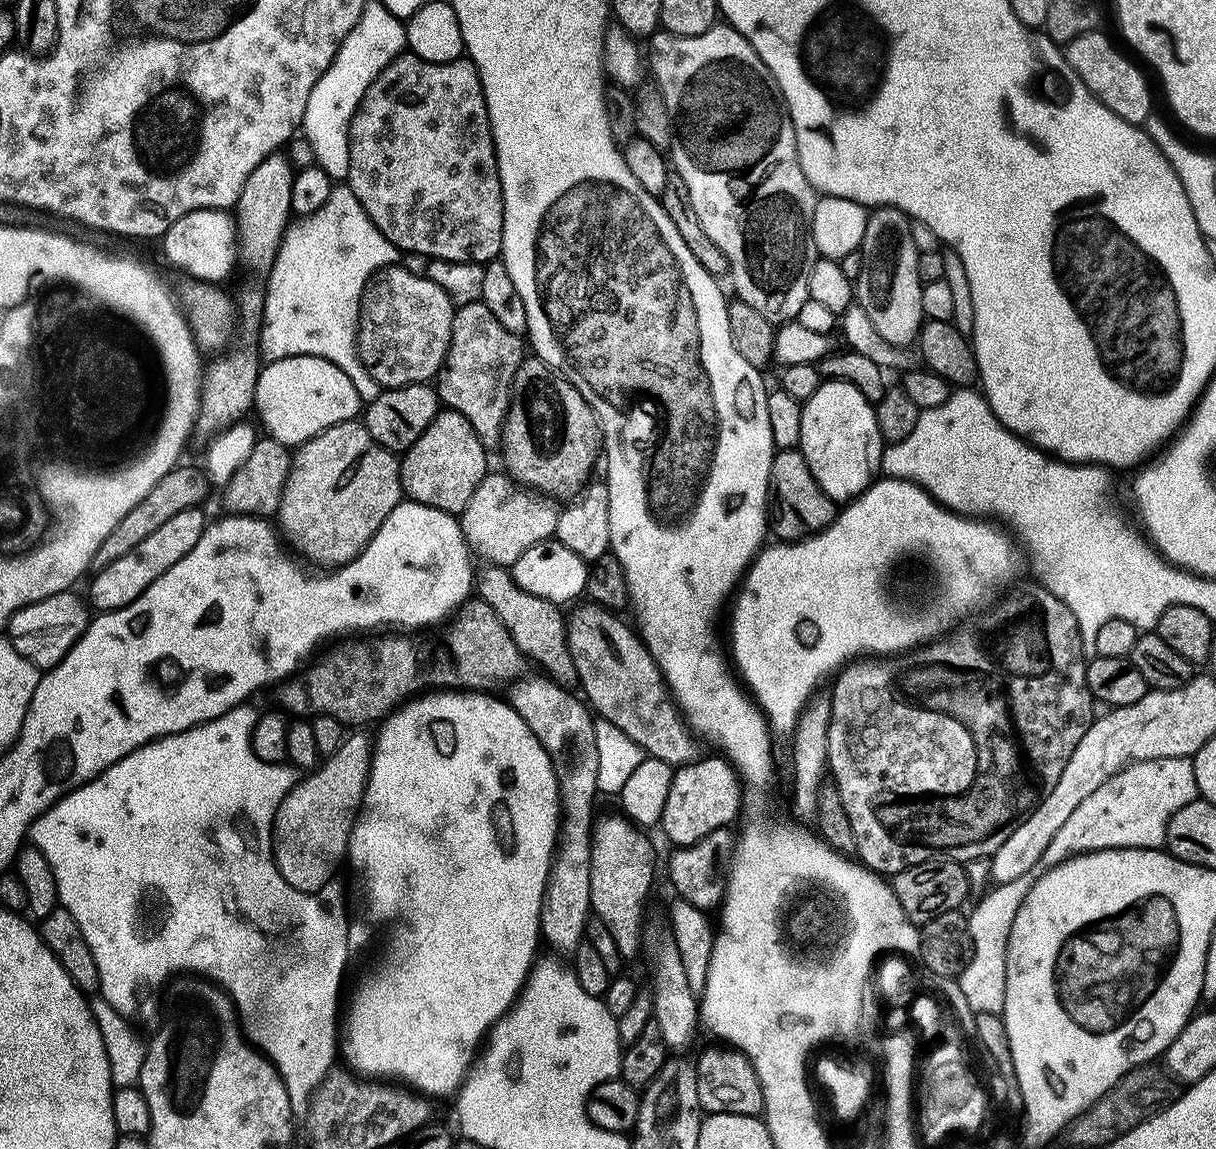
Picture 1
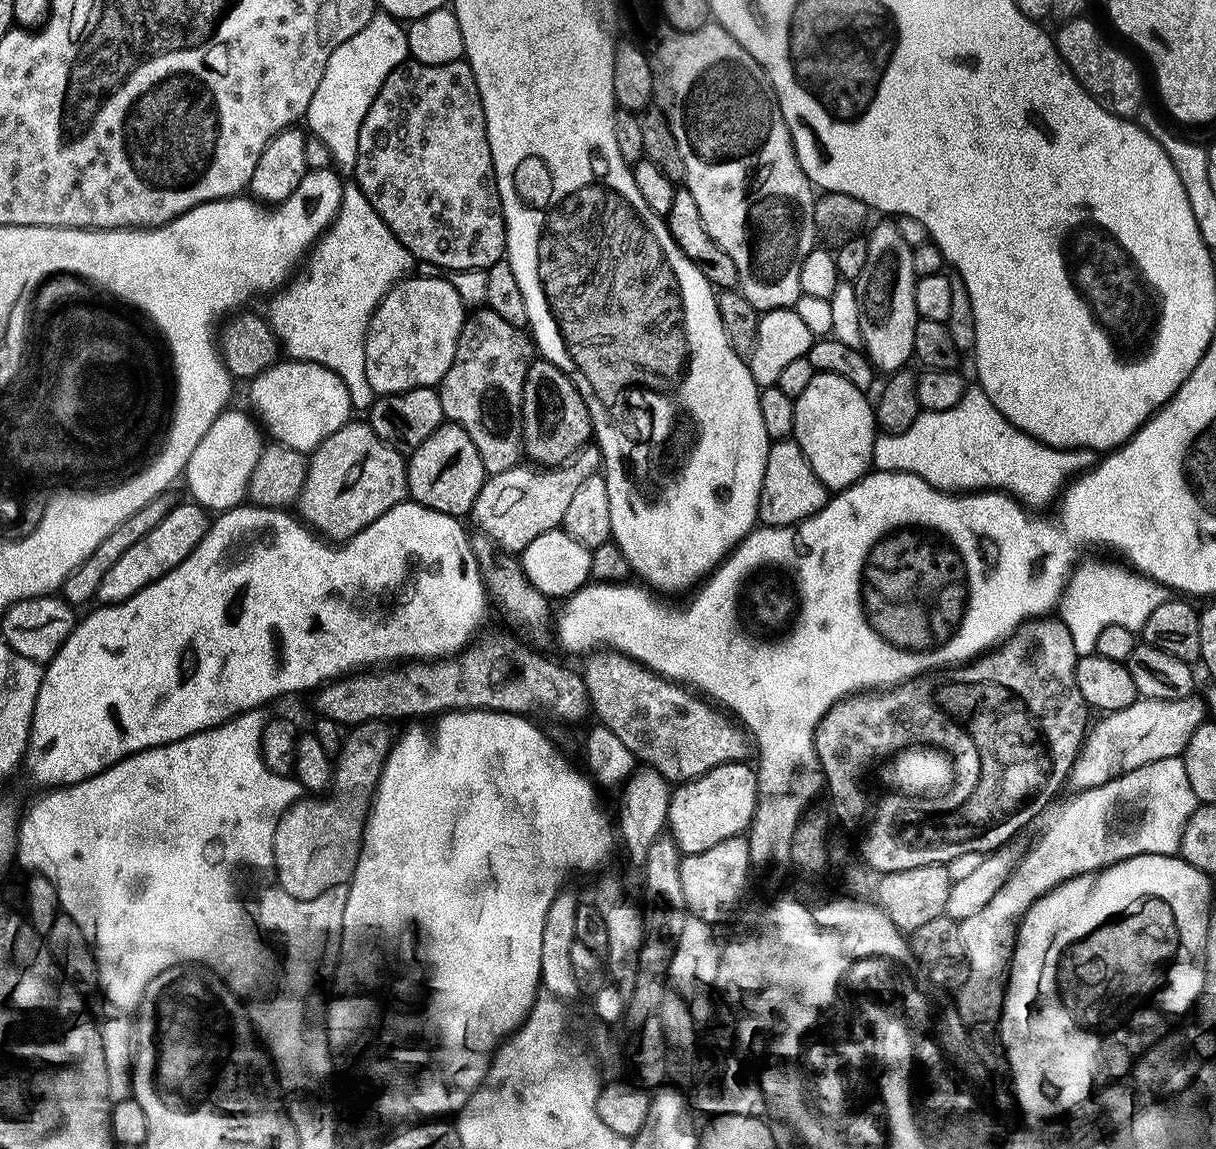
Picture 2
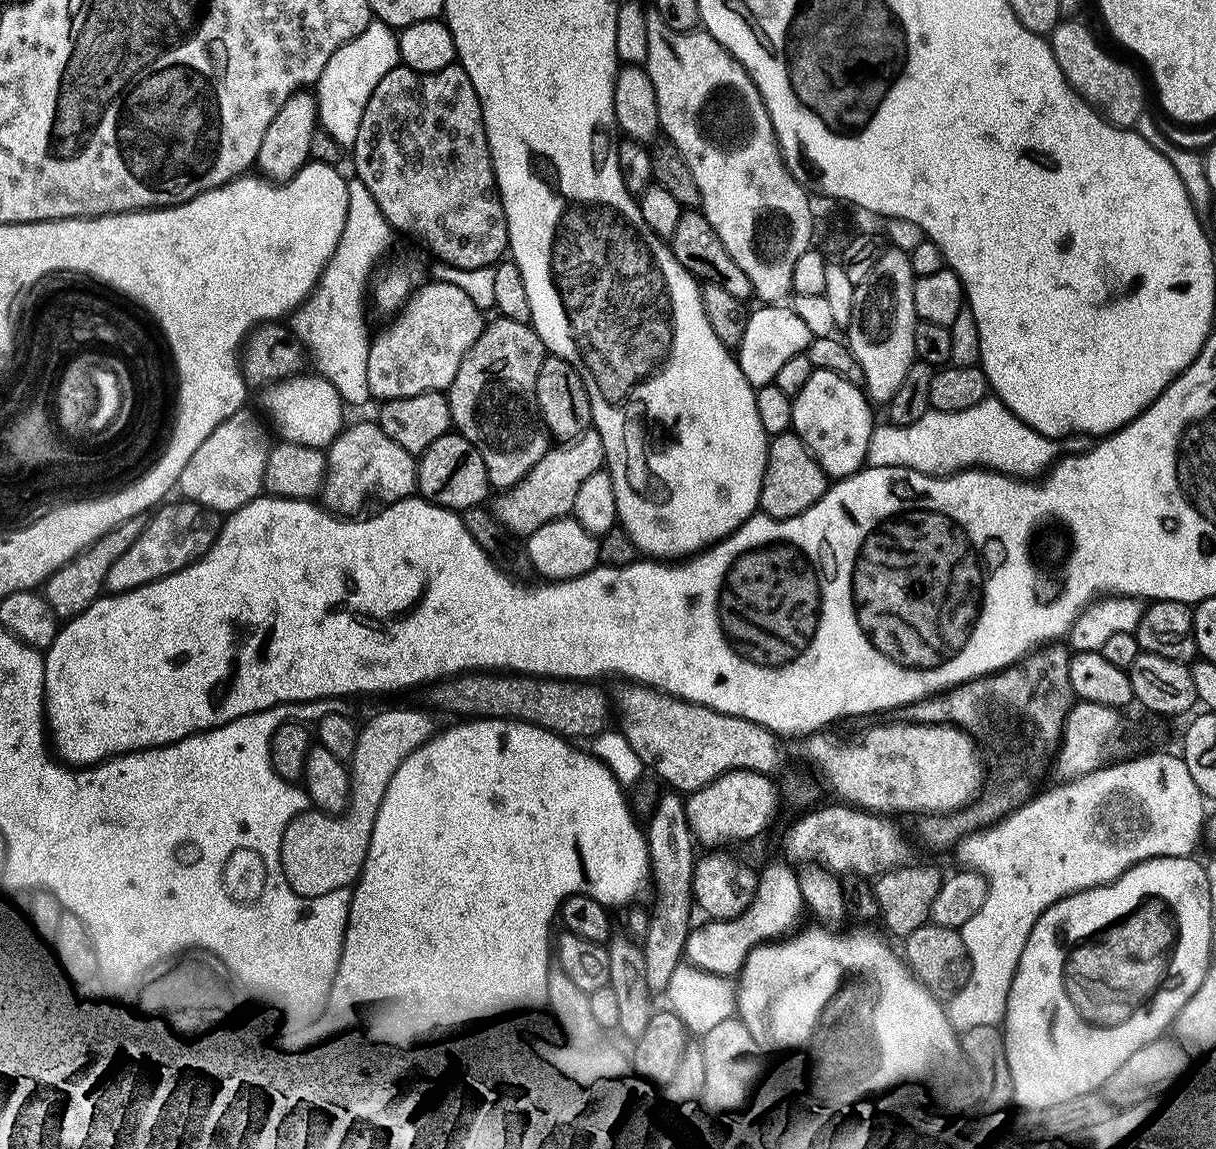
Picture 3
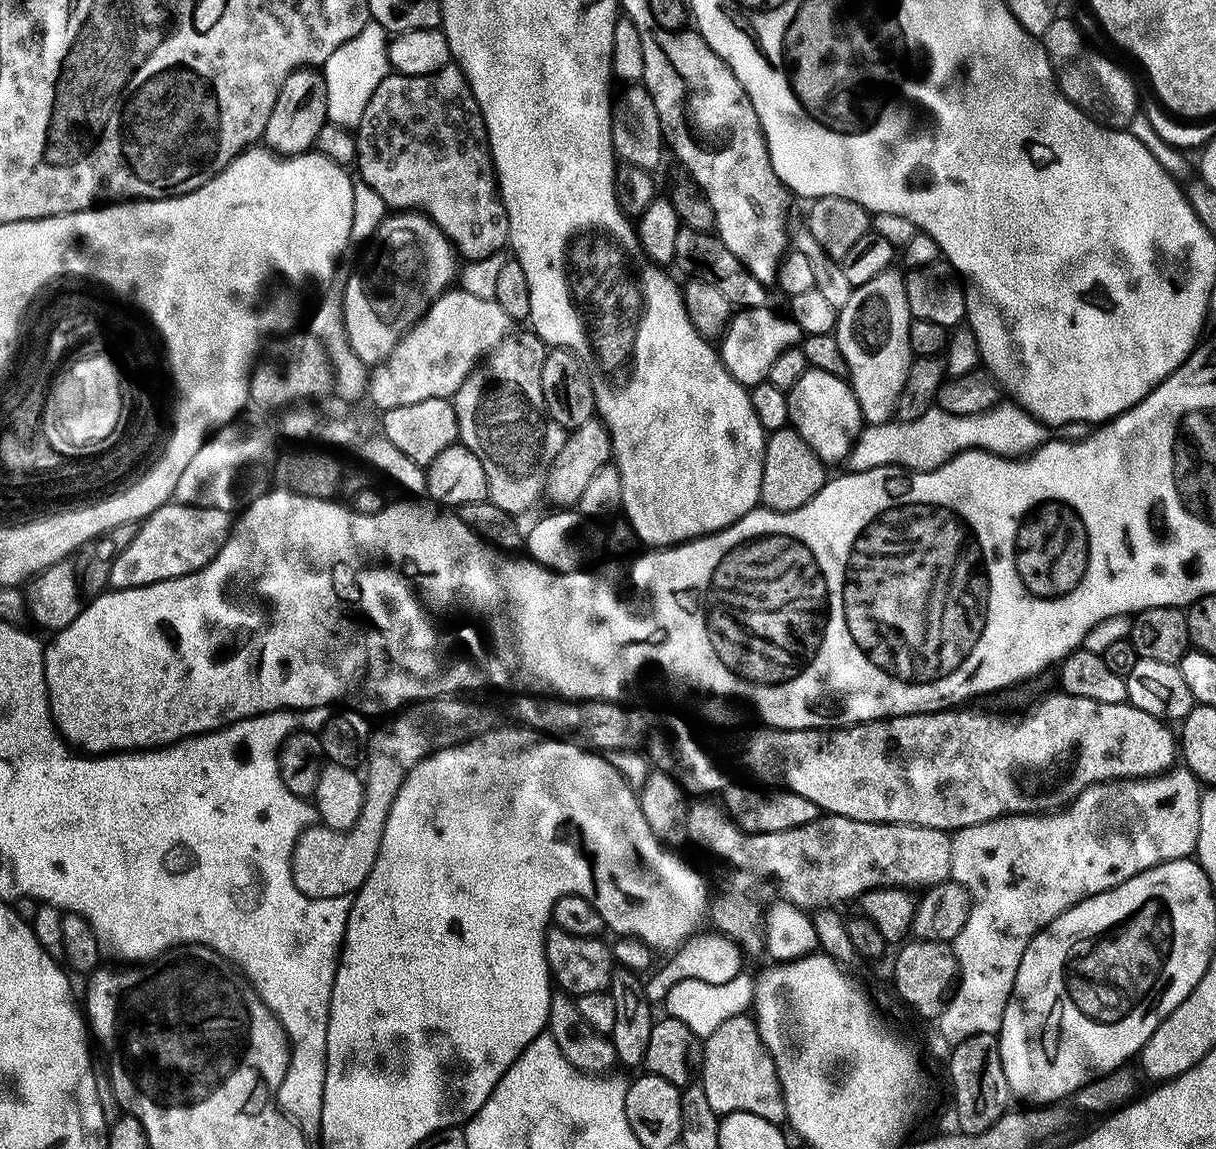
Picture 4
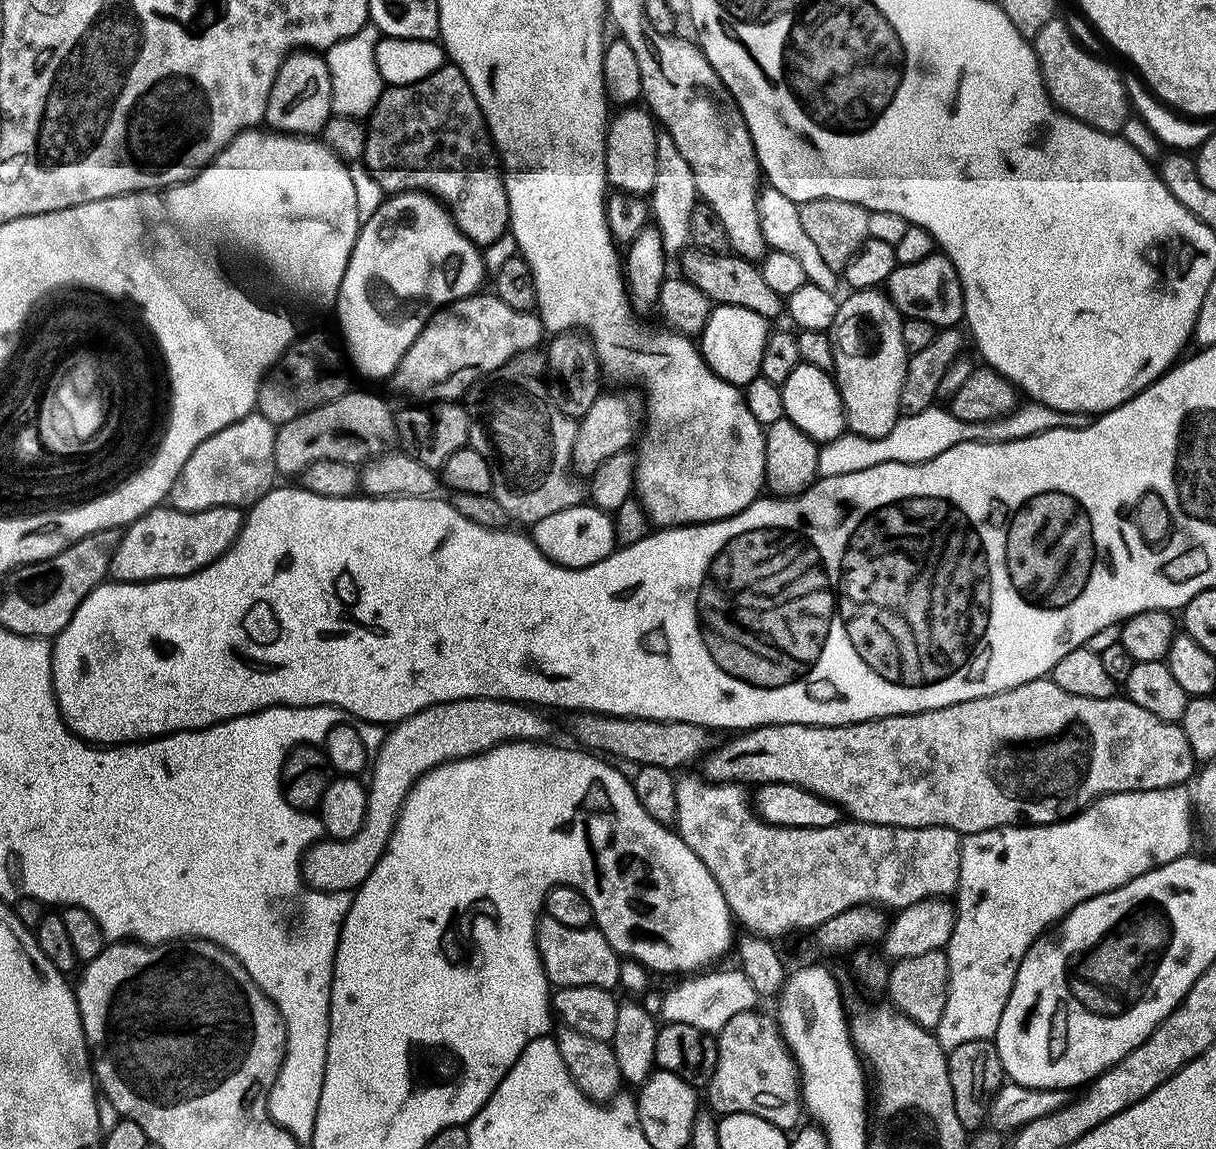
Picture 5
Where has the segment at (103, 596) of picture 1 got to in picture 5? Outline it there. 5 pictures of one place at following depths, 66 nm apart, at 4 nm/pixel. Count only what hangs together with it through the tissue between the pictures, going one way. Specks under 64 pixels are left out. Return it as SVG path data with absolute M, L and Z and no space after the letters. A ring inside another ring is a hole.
M157 506L132 521L123 529L118 550L108 567L108 576L121 584L143 584L145 580L173 580L175 576L189 576L207 564L219 560L235 542L240 527L244 525L245 513L239 508L218 506L201 512L183 512L171 506Z

